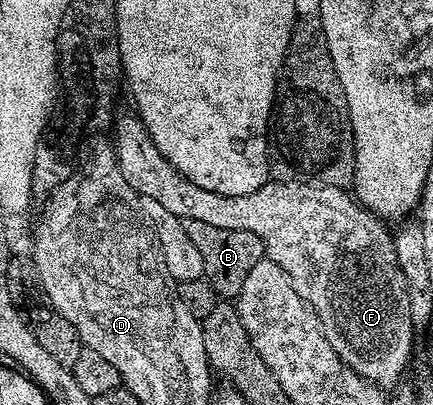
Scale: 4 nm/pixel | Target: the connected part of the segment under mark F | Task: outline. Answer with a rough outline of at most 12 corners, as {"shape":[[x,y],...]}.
{"shape":[[138,114],[121,177],[179,219],[257,233],[337,357],[384,389],[417,329],[392,232],[350,190],[193,185]]}

